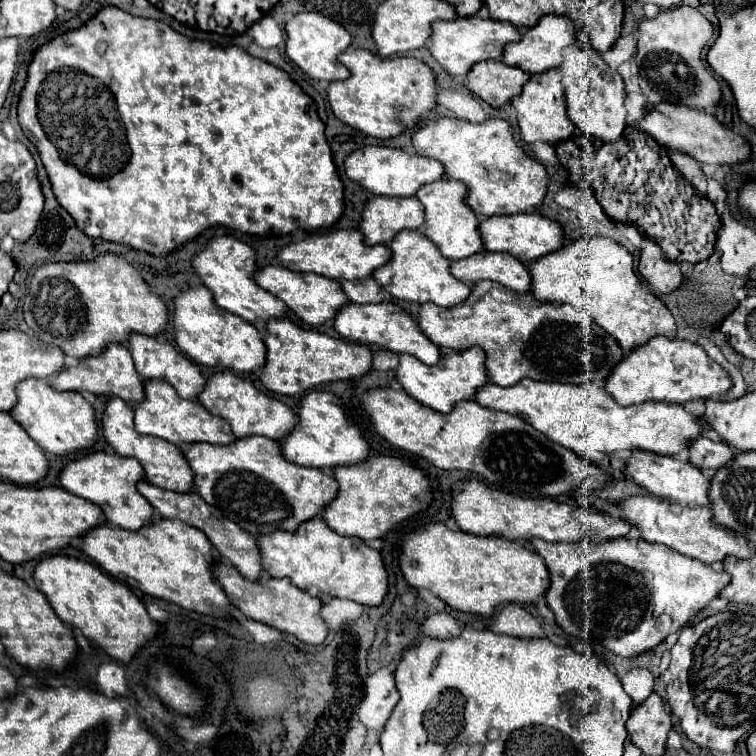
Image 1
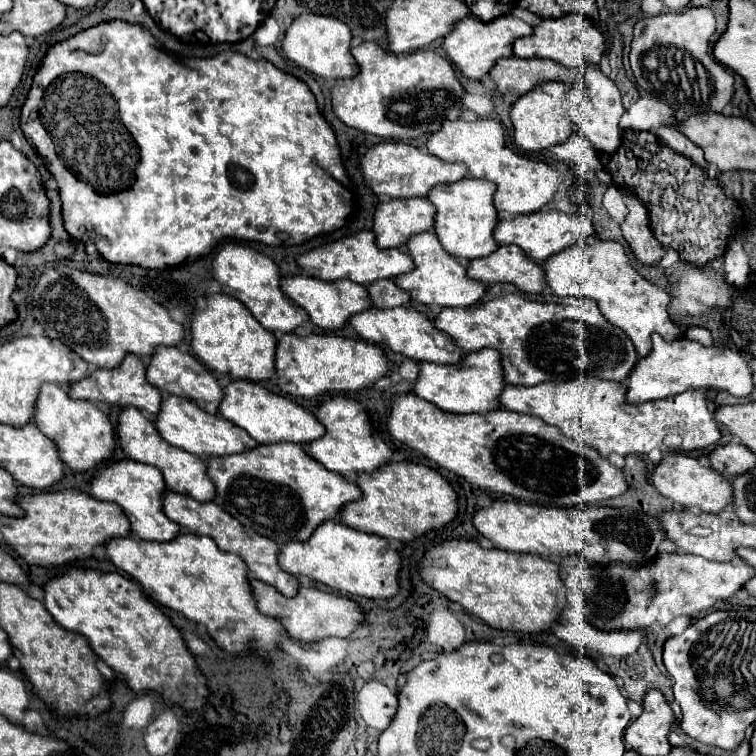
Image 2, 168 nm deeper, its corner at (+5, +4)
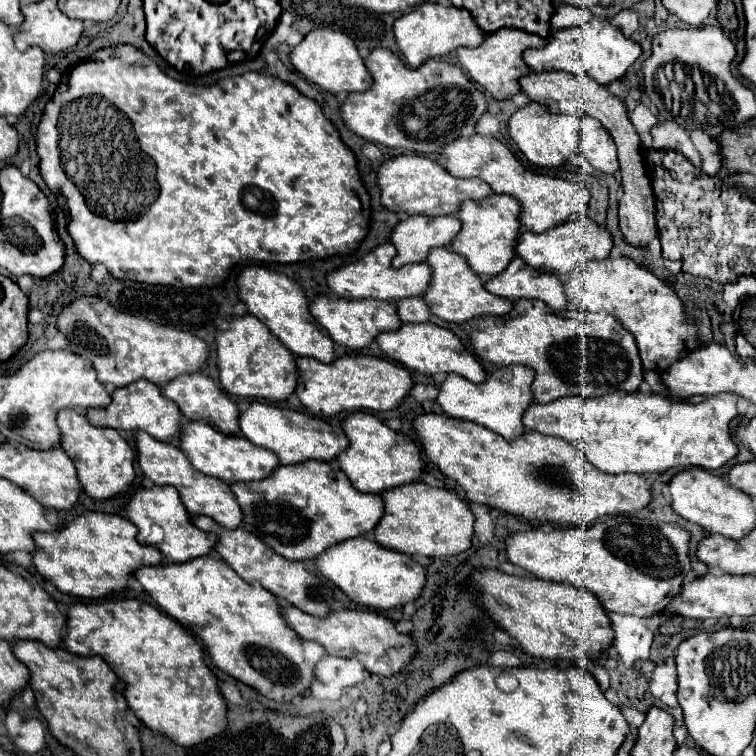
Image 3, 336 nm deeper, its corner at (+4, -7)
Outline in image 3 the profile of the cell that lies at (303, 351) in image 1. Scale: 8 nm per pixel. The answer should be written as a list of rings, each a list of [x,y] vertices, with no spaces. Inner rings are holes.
[[[342,356],[334,364],[324,364],[314,358],[298,358],[298,388],[296,396],[316,416],[334,416],[356,410],[392,410],[402,404],[412,388],[410,372],[396,364],[374,356]]]

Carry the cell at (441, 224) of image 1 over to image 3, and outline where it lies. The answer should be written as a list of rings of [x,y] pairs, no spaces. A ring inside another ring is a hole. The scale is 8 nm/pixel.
[[[494,194],[482,202],[466,200],[458,212],[458,218],[462,220],[462,232],[454,238],[452,250],[464,256],[478,276],[496,276],[504,272],[510,260],[516,256],[514,248],[522,232],[520,218],[516,218],[520,212],[522,208],[518,200],[506,194]]]

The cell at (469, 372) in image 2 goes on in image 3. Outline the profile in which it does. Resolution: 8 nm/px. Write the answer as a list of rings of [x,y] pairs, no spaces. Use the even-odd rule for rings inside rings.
[[[502,366],[490,372],[488,380],[482,384],[472,384],[470,380],[458,374],[450,374],[446,382],[440,386],[438,404],[452,418],[462,418],[482,424],[488,430],[504,436],[506,440],[516,440],[526,432],[526,426],[522,424],[522,416],[526,408],[534,402],[532,380],[534,380],[534,370],[526,366]]]

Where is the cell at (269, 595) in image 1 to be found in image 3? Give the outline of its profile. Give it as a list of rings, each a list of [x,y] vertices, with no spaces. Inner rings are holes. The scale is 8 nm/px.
[[[284,606],[282,614],[286,622],[304,640],[314,640],[322,644],[330,656],[356,658],[368,672],[378,674],[378,676],[396,676],[412,662],[412,658],[418,652],[414,638],[410,634],[398,632],[396,624],[378,612],[338,610],[338,612],[332,612],[328,618],[314,618],[294,606]]]

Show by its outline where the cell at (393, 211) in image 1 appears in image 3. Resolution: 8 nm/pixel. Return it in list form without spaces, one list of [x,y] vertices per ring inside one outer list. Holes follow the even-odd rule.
[[[410,216],[402,220],[392,232],[392,244],[398,250],[392,266],[402,268],[406,264],[426,262],[432,248],[450,246],[460,232],[460,224],[456,216]]]

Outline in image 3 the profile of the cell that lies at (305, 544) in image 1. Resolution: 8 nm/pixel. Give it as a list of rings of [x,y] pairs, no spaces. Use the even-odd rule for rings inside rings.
[[[370,536],[350,538],[330,546],[316,558],[316,572],[340,586],[352,602],[376,610],[390,610],[416,600],[426,584],[426,568],[422,564],[414,562],[412,556],[380,546]]]

